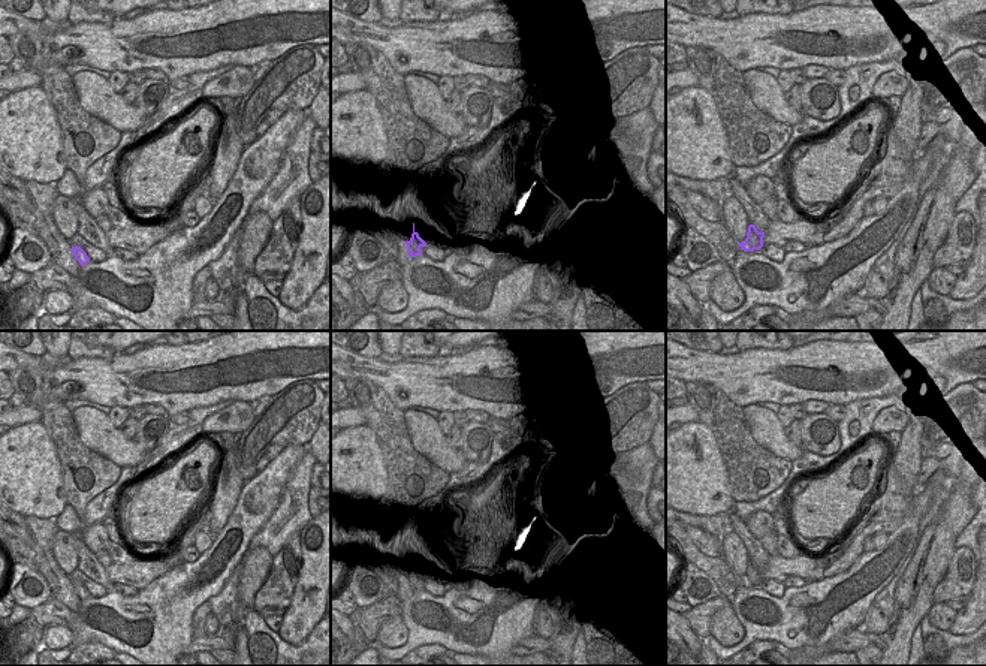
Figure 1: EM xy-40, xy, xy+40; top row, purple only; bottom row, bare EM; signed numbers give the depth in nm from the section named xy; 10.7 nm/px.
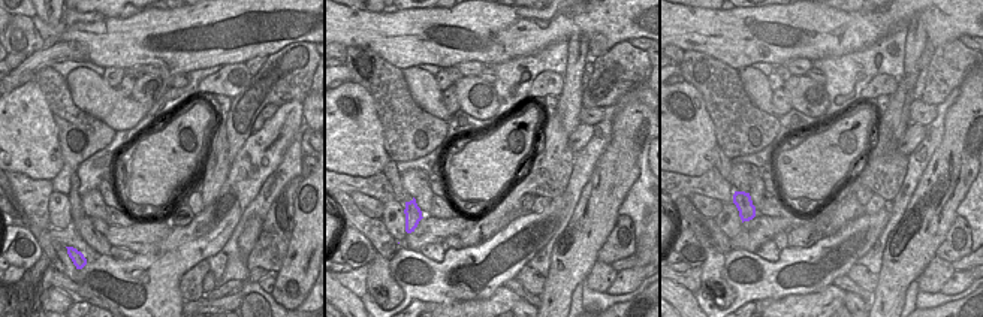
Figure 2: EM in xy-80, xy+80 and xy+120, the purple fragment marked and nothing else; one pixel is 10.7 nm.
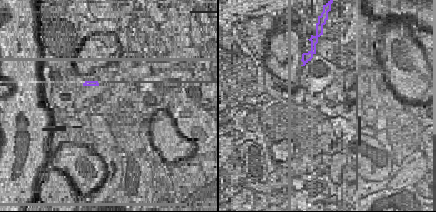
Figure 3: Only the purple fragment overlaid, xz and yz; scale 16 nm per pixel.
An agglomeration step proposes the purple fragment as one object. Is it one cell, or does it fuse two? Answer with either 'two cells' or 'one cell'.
one cell

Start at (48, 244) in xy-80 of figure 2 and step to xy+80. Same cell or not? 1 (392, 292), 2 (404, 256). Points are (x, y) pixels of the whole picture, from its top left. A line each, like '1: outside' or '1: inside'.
1: inside
2: outside

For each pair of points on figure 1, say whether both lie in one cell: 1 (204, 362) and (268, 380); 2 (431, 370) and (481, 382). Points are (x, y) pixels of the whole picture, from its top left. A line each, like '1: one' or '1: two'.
1: one
2: one

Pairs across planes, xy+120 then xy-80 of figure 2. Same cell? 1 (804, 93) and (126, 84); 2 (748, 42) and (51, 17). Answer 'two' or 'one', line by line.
1: two
2: two

